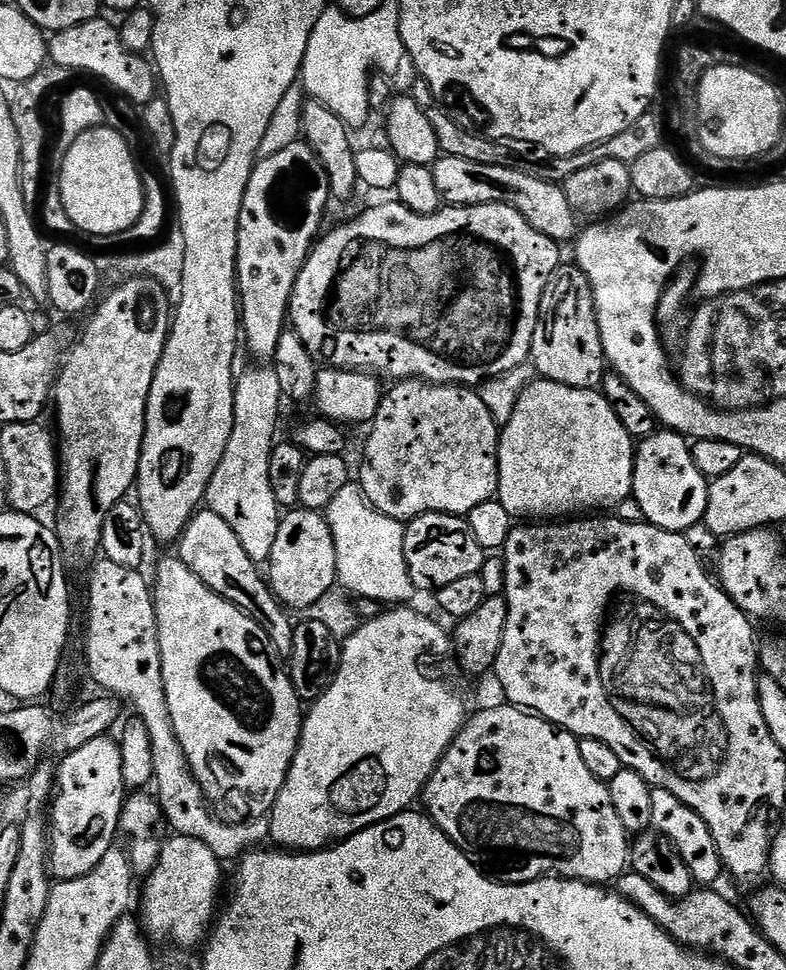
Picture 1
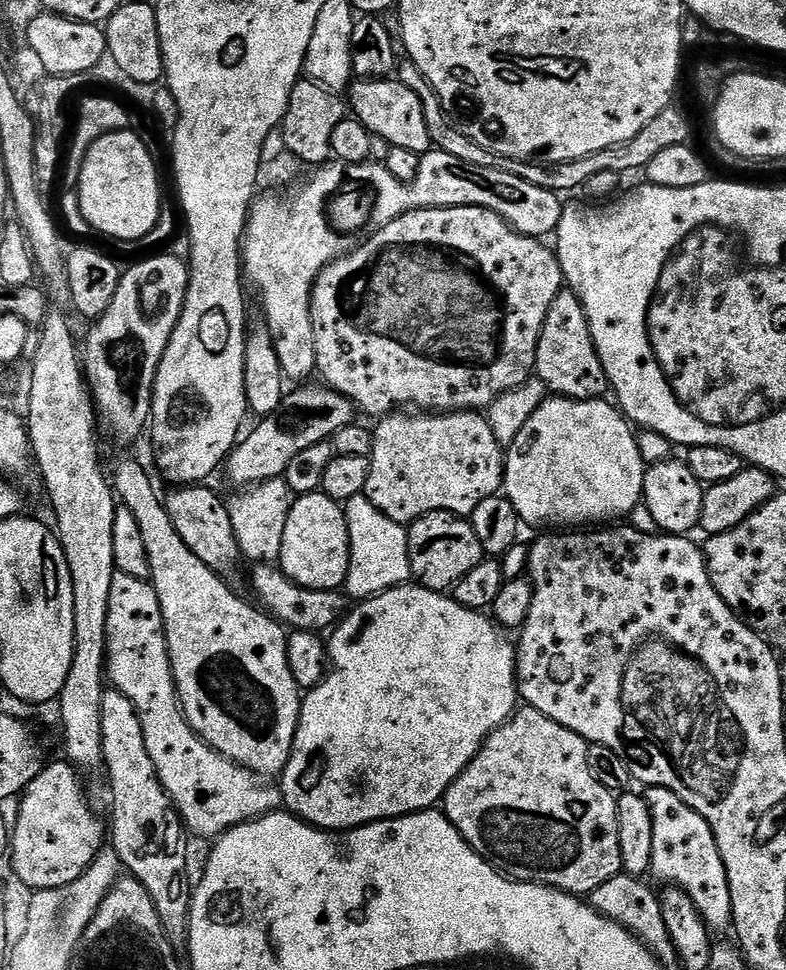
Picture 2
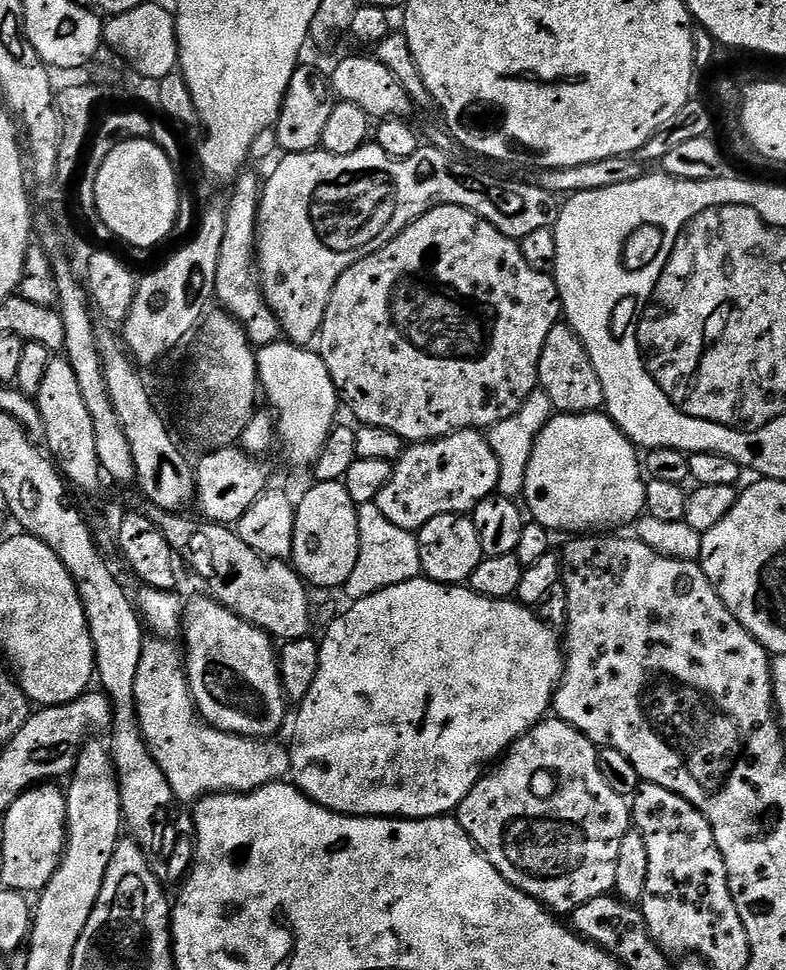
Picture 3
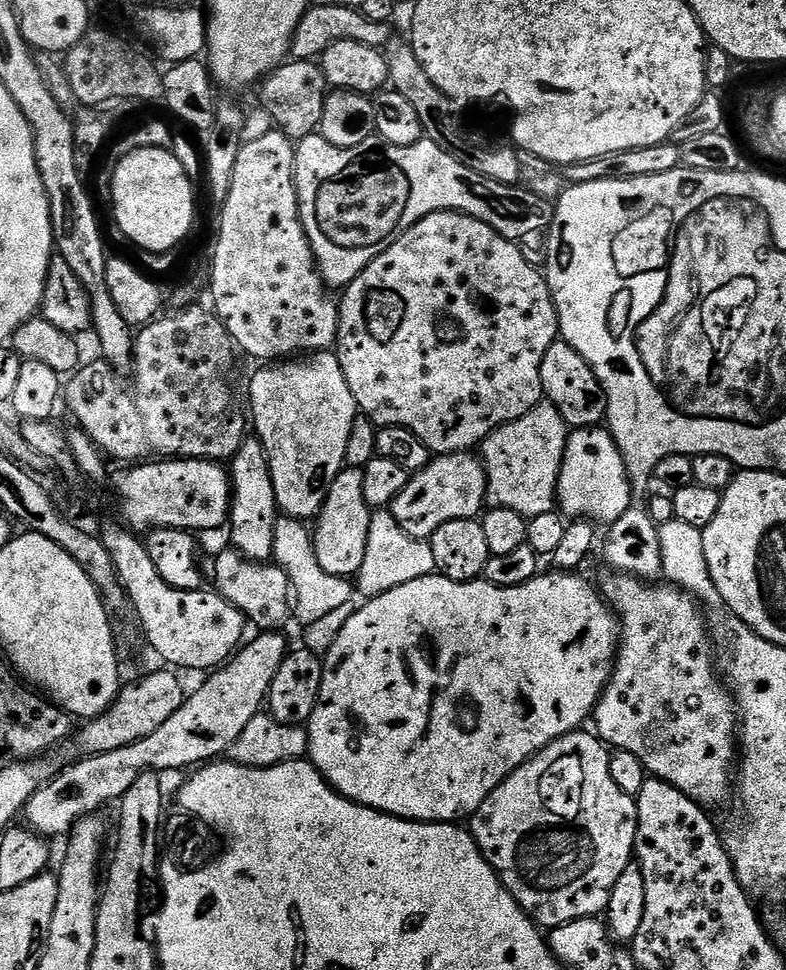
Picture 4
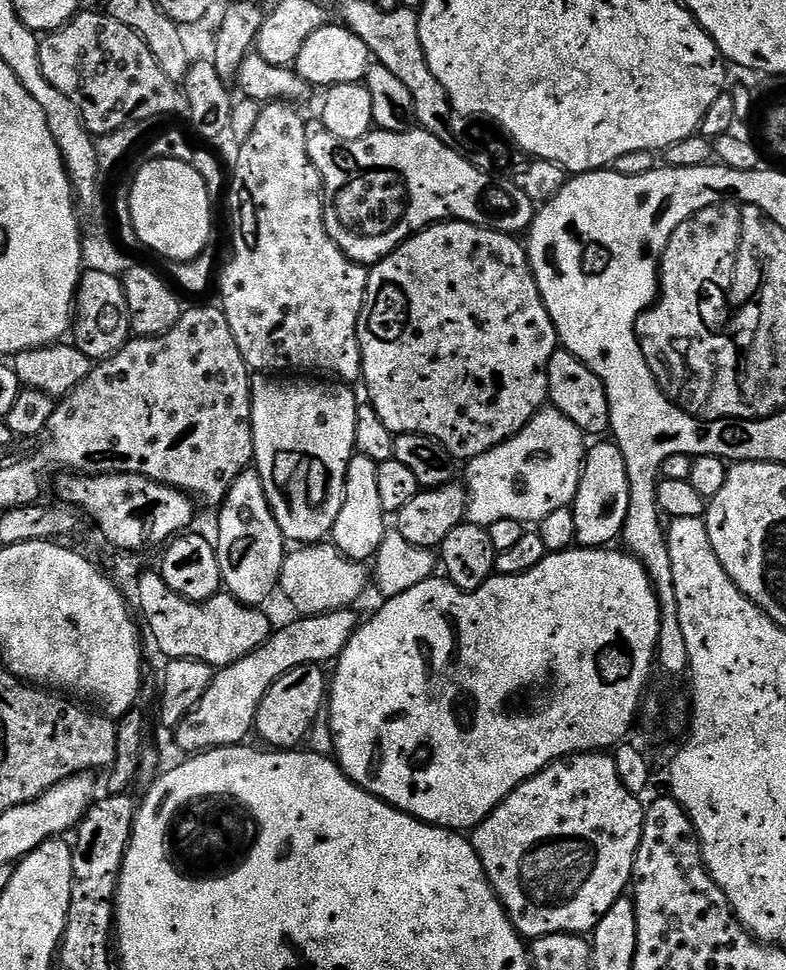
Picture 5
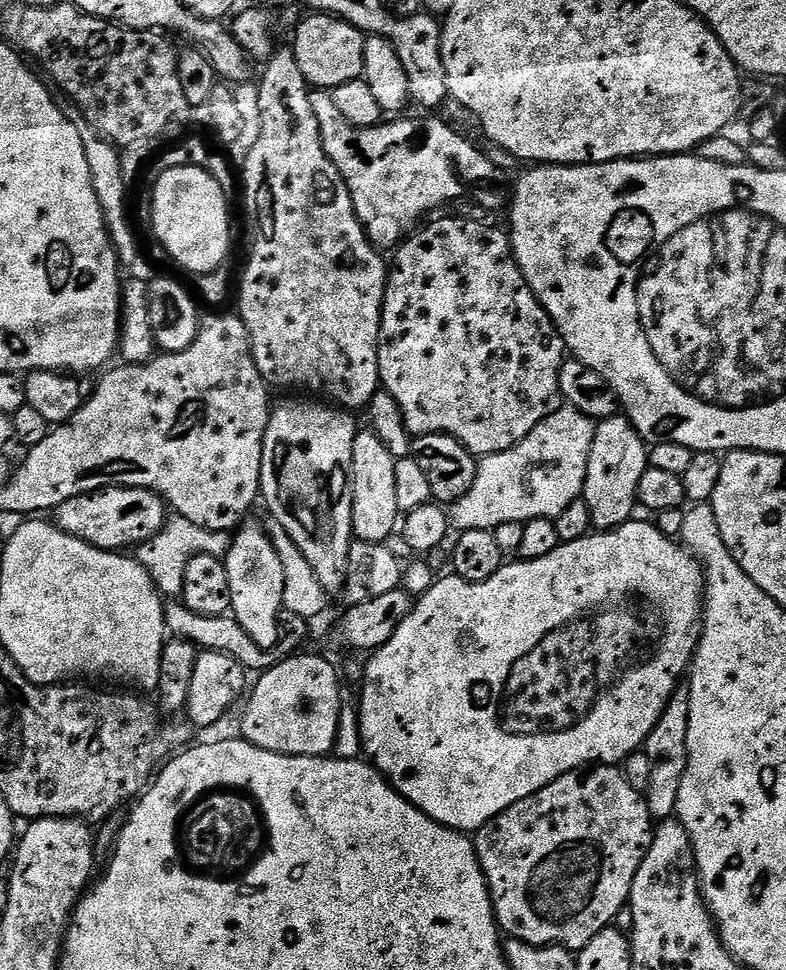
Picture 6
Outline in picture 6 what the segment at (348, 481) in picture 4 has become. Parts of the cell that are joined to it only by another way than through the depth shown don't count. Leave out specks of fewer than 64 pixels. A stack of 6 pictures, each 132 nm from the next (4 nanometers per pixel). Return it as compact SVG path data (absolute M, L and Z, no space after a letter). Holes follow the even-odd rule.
M357 431L353 442L353 464L351 475L353 496L353 537L355 537L356 540L382 544L391 541L392 531L394 531L395 528L397 531L398 521L401 519L402 513L398 506L398 498L395 497L394 466L396 465L396 462L397 457L392 456L390 450L386 450L386 446L382 446L382 438L378 438L375 431Z

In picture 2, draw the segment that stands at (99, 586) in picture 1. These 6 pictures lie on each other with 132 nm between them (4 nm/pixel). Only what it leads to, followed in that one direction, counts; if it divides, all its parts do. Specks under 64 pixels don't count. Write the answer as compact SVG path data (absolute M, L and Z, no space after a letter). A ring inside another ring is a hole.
M116 573L110 586L106 634L107 679L115 691L126 694L126 698L134 702L146 738L146 754L150 754L150 762L154 762L154 770L176 805L185 829L193 837L215 838L247 820L257 820L277 811L282 804L282 793L275 783L259 784L253 773L211 748L188 724L172 677L162 606L148 580Z

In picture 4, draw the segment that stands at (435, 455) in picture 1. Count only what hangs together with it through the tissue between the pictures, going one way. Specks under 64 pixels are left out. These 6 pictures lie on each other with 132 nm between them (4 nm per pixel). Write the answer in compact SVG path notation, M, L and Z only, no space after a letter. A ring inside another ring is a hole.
M455 452L449 456L436 456L429 459L428 464L420 472L409 475L408 484L394 498L390 506L393 518L406 530L409 540L427 541L438 530L438 526L446 526L446 522L455 520L474 520L485 511L488 499L488 475L484 472L484 465L475 455L466 452Z

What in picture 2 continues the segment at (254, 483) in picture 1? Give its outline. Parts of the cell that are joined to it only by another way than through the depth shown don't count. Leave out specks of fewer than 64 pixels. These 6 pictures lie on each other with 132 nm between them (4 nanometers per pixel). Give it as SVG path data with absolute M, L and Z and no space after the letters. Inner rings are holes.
M283 478L268 480L241 492L244 493L234 497L228 504L240 555L245 561L253 560L252 564L256 566L275 565L280 558L282 534L286 530L286 518L292 509L293 493L288 491L288 483Z

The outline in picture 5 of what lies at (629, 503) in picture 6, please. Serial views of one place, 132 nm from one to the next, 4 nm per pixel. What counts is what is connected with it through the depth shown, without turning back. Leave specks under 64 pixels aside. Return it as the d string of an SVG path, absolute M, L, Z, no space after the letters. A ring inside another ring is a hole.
M608 440L597 441L587 449L584 471L576 499L570 507L574 514L576 544L581 548L602 548L611 545L623 533L626 511L629 510L629 479L626 475L625 458L619 447Z

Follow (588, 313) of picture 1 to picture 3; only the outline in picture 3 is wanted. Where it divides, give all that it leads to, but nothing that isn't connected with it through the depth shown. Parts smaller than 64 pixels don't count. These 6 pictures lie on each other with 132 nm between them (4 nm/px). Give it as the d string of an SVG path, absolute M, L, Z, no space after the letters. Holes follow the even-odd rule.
M561 322L546 334L546 346L540 355L539 387L550 398L553 409L560 414L598 412L604 408L602 382L590 362L588 352L576 336L575 330Z

